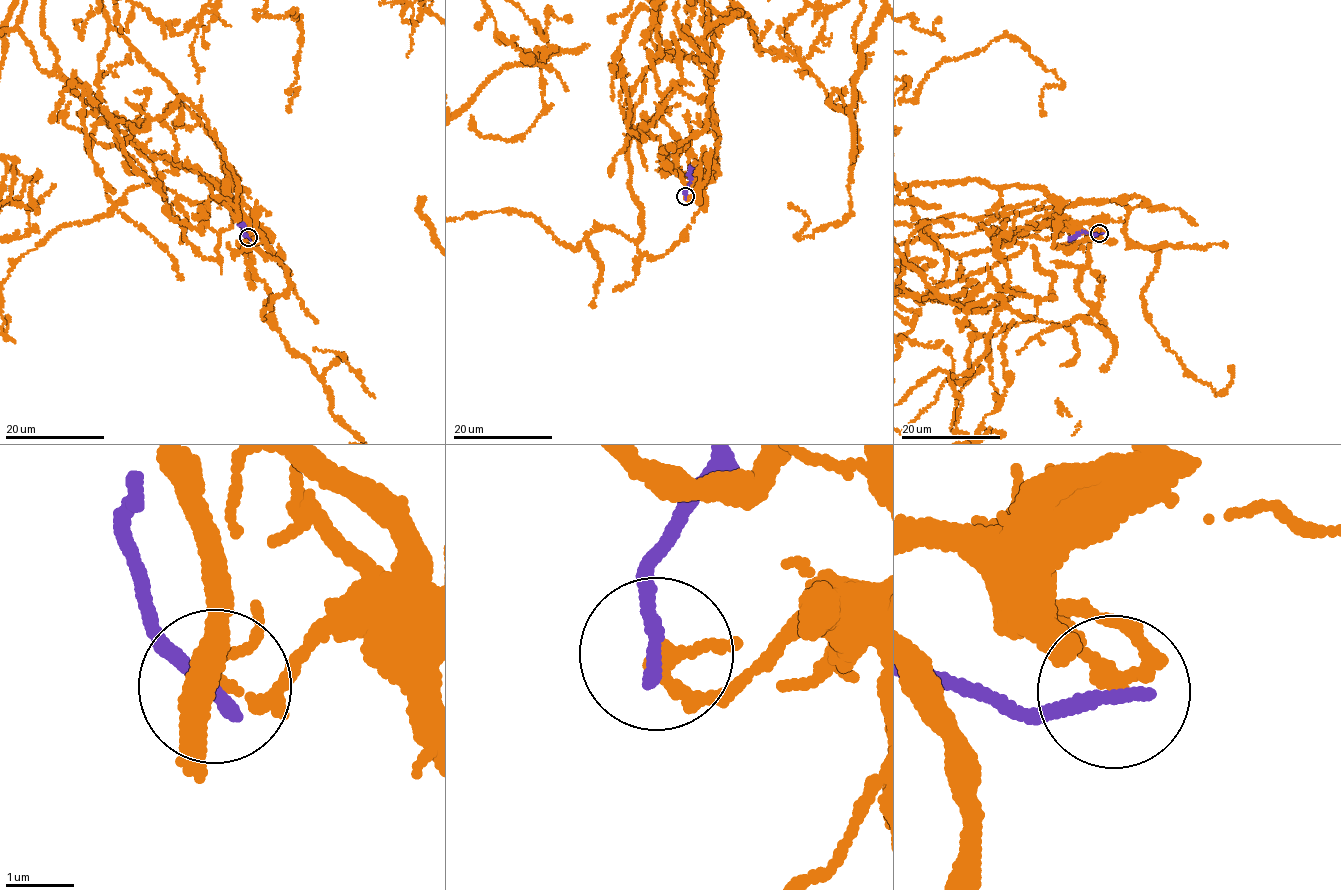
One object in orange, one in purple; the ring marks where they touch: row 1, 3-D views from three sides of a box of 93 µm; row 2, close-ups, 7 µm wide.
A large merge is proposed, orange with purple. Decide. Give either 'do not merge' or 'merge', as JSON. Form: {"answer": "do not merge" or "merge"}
{"answer": "do not merge"}

